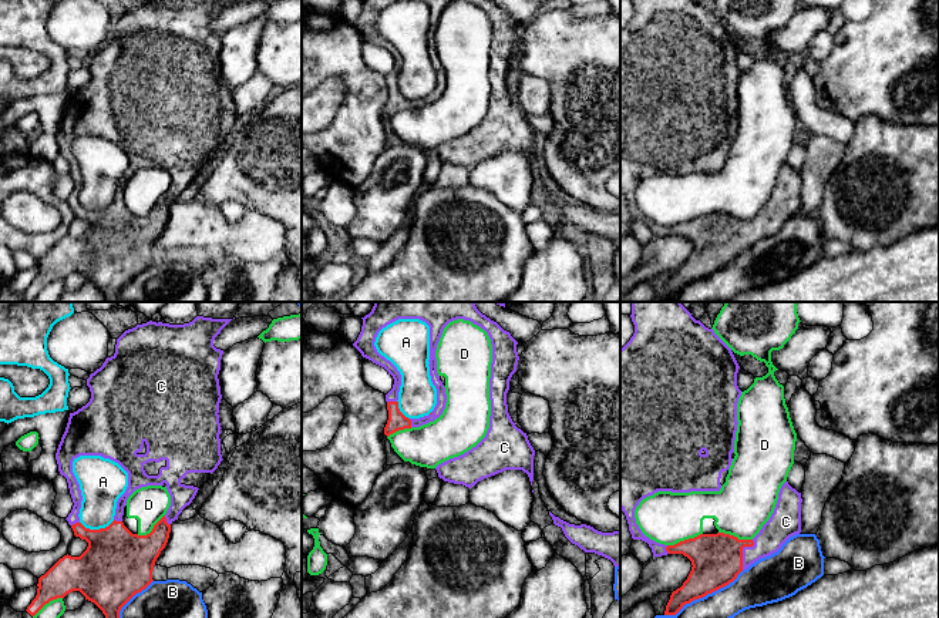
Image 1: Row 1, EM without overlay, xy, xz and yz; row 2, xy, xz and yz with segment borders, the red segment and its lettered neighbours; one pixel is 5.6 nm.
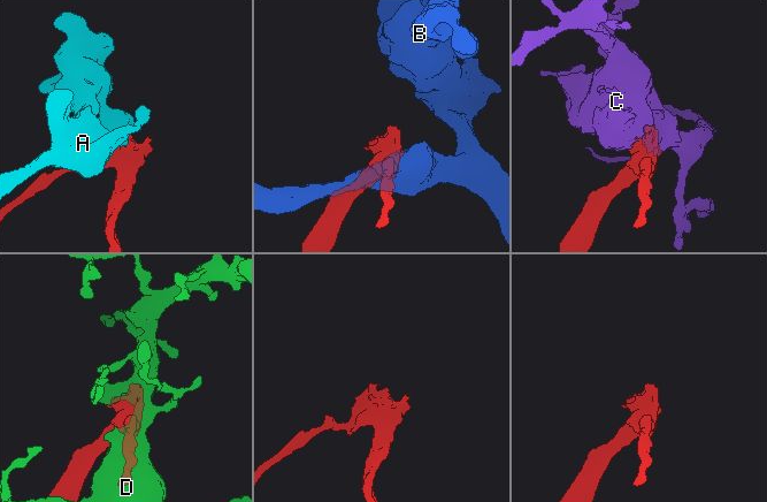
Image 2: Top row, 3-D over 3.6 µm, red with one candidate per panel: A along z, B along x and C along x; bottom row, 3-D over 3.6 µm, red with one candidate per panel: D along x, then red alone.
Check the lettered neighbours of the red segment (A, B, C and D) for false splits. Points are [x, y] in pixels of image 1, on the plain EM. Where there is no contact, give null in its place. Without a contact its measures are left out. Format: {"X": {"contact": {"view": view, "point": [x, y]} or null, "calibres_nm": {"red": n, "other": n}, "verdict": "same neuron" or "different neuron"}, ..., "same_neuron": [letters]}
{"A": {"contact": {"view": "xy", "point": [97, 211]}, "calibres_nm": {"red": 400, "other": 240}, "verdict": "different neuron"}, "B": {"contact": {"view": "yz", "point": [703, 276]}, "calibres_nm": {"red": 280, "other": 260}, "verdict": "different neuron"}, "C": {"contact": {"view": "yz", "point": [741, 232]}, "calibres_nm": {"red": 280, "other": 160}, "verdict": "same neuron"}, "D": {"contact": {"view": "yz", "point": [685, 221]}, "calibres_nm": {"red": 280, "other": 300}, "verdict": "different neuron"}, "same_neuron": ["C"]}

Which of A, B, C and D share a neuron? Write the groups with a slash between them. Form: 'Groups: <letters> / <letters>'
Groups: A / B / C / D

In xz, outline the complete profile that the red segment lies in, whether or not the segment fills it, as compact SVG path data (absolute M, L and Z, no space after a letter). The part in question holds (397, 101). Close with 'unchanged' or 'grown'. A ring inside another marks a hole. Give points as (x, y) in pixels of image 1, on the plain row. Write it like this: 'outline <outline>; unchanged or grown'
outline M363 0L361 13L357 21L353 24L353 27L361 34L363 38L384 48L388 53L388 56L391 56L394 60L393 70L386 75L388 101L384 108L384 115L387 118L398 111L420 108L423 105L434 103L442 95L447 84L447 75L445 75L445 68L437 54L435 31L444 9L450 3L457 0L420 0L430 7L430 41L428 41L430 46L428 47L430 47L431 63L437 70L437 85L434 91L428 97L420 100L408 100L400 93L397 81L398 81L398 73L401 67L401 56L390 41L387 41L384 37L381 37L377 33L374 27L378 13L396 1L398 0Z; grown

